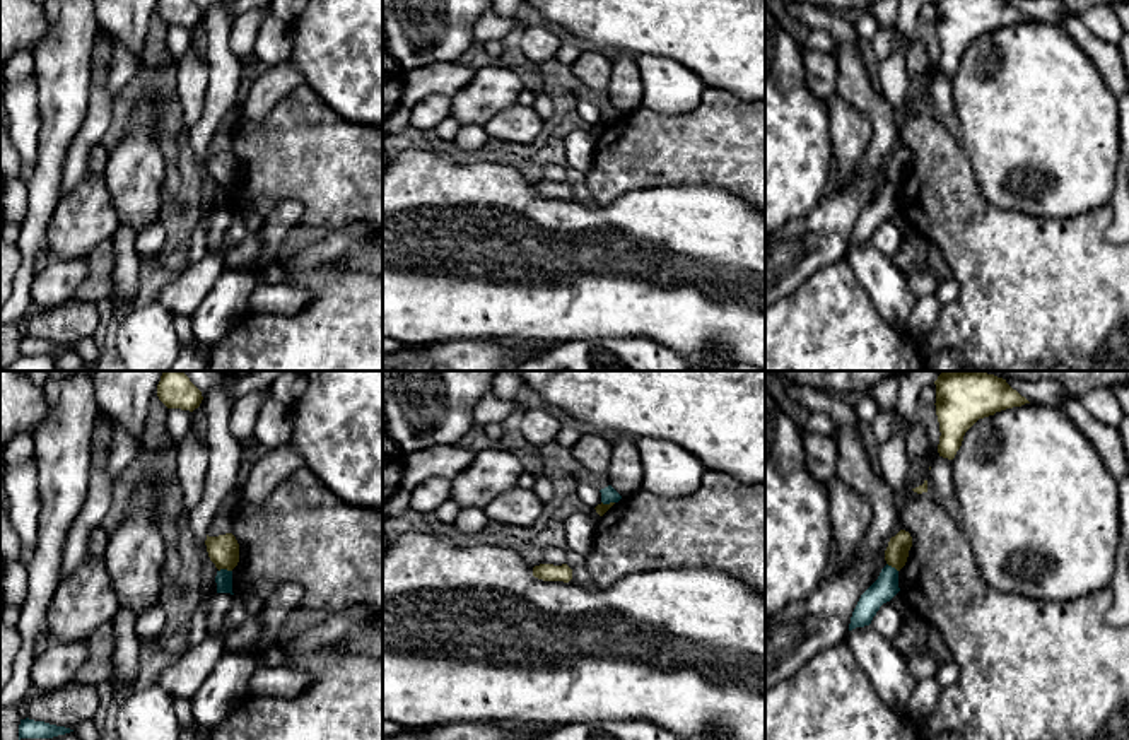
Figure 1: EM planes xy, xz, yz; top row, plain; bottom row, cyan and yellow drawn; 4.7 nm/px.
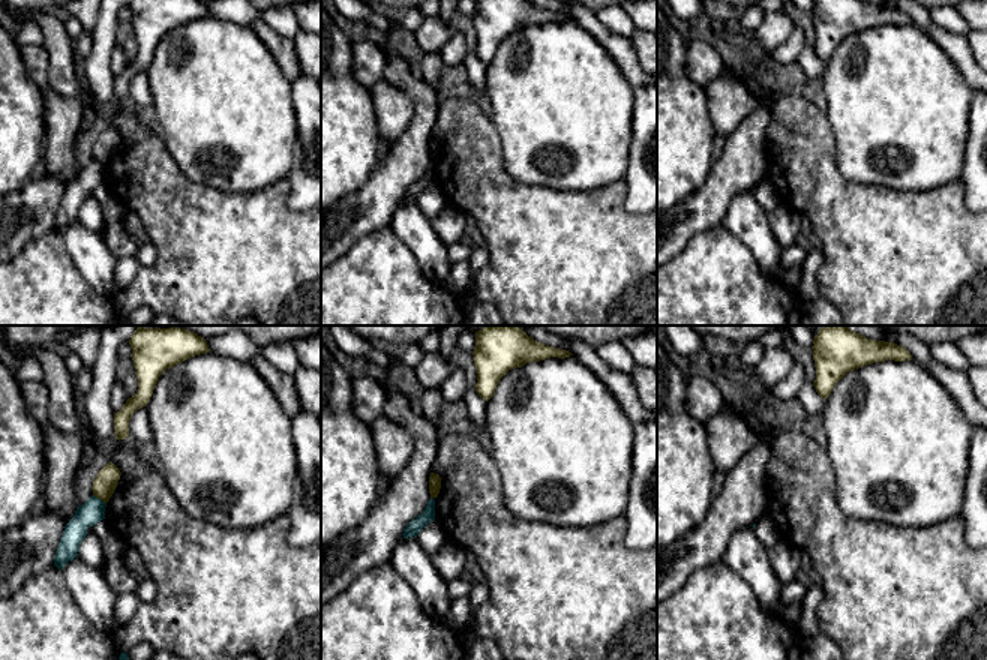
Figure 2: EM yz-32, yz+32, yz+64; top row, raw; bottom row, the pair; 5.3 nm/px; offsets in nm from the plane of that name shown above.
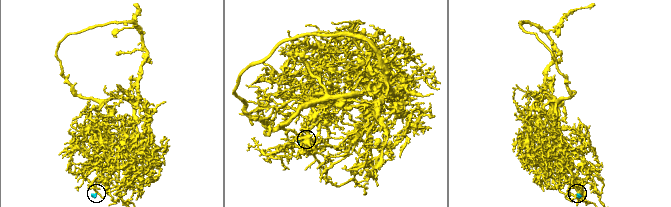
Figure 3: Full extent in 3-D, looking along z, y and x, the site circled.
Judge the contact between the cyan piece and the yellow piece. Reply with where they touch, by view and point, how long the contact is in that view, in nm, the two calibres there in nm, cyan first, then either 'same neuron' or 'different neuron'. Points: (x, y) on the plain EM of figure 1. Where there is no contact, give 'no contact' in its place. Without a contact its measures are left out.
contact xy (224, 187); length 60 nm; calibres 80 and 140 nm; different neuron

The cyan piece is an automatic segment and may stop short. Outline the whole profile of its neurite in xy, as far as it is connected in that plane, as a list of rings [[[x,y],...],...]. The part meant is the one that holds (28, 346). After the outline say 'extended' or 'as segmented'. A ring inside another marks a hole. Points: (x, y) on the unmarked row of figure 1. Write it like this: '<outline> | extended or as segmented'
[[[26,335],[26,337],[20,337],[20,342],[19,342],[19,357],[20,355],[53,355],[70,349],[73,347]]] | as segmented

